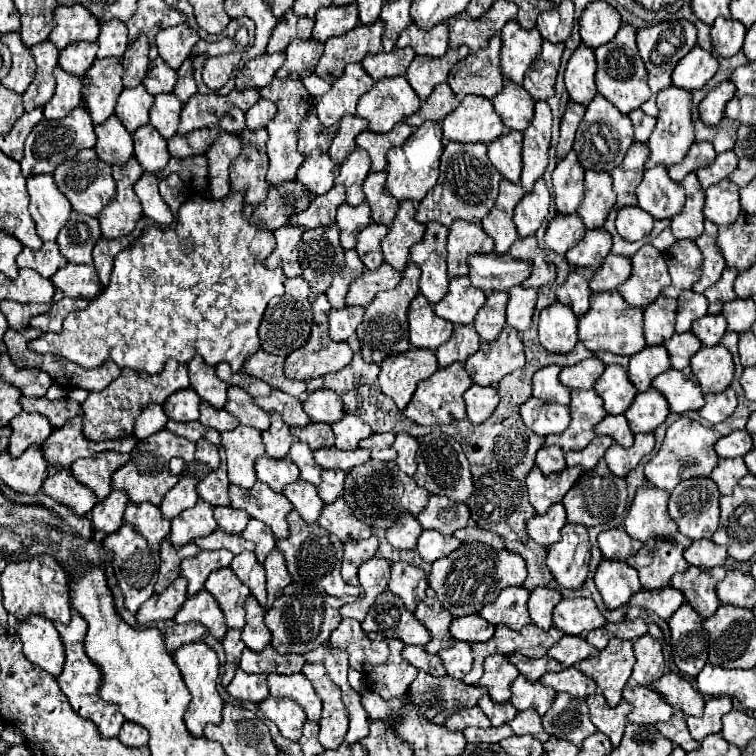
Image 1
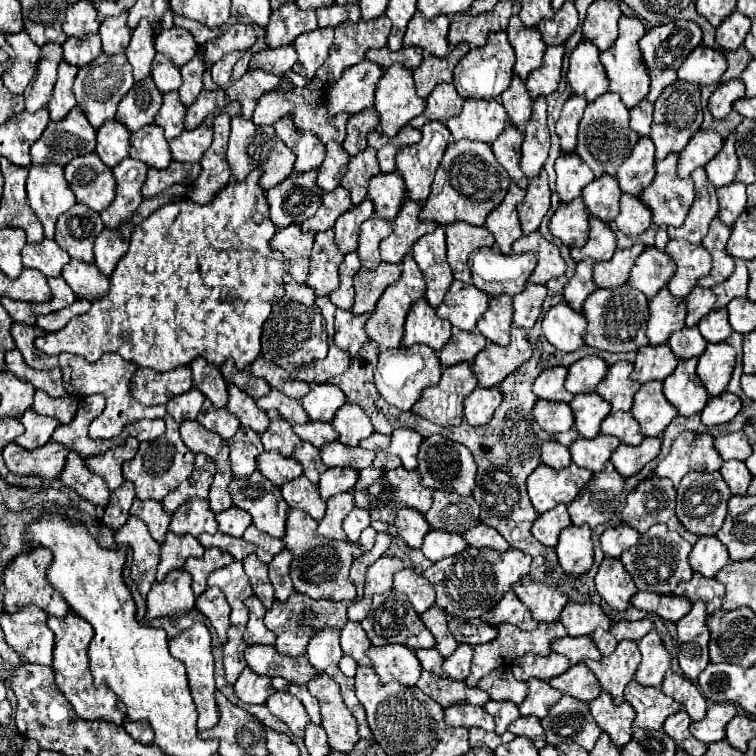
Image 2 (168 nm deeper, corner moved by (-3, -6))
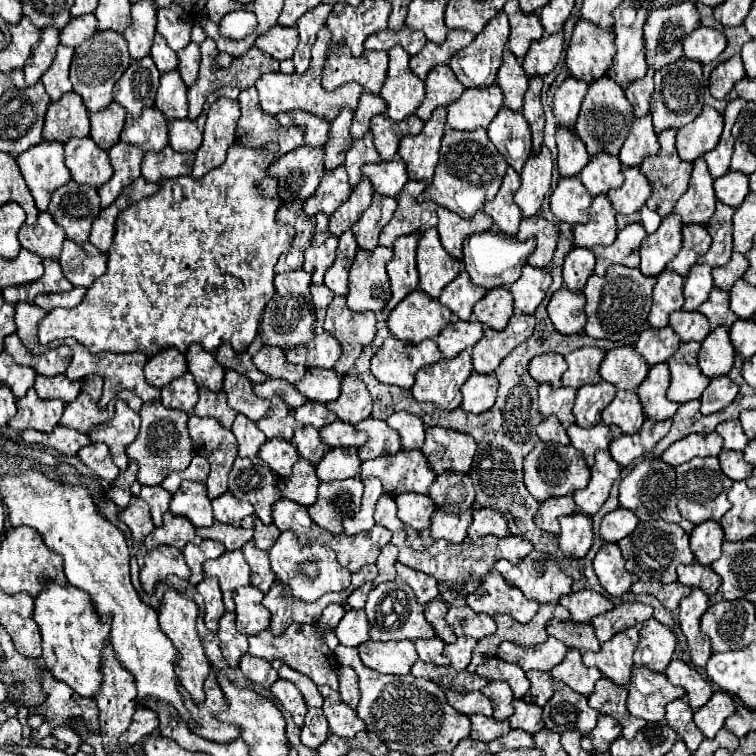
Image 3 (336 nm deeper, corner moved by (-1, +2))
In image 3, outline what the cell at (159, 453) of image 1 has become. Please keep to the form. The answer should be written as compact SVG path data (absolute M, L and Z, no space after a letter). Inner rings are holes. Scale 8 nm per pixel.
M157 400L157 402L143 404L139 416L141 416L141 430L139 430L137 438L129 444L127 456L131 460L137 460L137 464L139 464L137 480L141 484L155 486L155 484L161 484L169 472L185 470L189 466L191 458L195 456L193 442L191 442L191 436L187 430L189 414L185 414L181 410L169 410Z

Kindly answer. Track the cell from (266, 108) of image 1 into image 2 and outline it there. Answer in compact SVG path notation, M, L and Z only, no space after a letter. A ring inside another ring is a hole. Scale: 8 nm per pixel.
M313 80L311 86L307 88L297 88L297 96L295 94L285 94L285 92L277 92L277 90L271 90L267 92L265 96L261 96L257 108L255 108L255 114L253 114L253 122L257 126L269 126L277 120L281 120L283 116L291 115L294 124L301 130L309 130L313 132L321 144L327 144L327 142L337 142L341 144L343 138L345 138L345 126L347 126L347 120L349 116L347 114L339 114L331 120L327 120L327 108L325 108L325 94L323 94L323 84L319 80Z

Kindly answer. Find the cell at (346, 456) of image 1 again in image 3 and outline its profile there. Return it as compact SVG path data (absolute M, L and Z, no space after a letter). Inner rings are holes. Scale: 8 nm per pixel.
M335 420L333 424L327 424L325 428L319 430L321 434L321 440L325 444L329 444L331 448L337 448L337 446L363 446L367 442L367 434L365 432L359 432L355 430L351 424L345 424L341 420Z

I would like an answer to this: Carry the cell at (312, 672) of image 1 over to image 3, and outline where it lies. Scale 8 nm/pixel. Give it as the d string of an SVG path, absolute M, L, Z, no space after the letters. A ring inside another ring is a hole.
M319 686L323 694L323 714L329 722L329 732L341 738L353 738L357 732L365 730L365 724L359 720L357 712L351 710L339 696L339 692L331 690L329 686Z

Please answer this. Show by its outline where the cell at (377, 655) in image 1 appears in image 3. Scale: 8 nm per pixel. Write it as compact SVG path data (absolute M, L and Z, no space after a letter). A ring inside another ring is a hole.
M347 610L335 628L343 646L359 646L369 640L369 622L363 610Z

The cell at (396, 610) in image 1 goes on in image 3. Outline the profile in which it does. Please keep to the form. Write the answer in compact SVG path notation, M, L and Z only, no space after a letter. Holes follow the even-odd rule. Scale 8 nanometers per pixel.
M401 580L383 582L373 588L373 592L367 598L365 614L371 624L371 640L375 642L389 642L389 640L419 640L419 638L433 638L435 630L423 616L423 606L417 604L413 590Z

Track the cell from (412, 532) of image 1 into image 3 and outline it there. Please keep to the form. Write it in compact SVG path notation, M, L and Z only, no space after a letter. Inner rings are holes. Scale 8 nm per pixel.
M403 492L401 496L395 496L395 502L399 506L399 520L403 524L413 526L415 530L429 528L431 514L435 512L435 500L431 496Z

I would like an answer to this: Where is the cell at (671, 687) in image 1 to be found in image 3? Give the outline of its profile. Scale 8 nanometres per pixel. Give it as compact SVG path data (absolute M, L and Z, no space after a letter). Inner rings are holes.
M679 658L671 660L665 674L667 674L671 684L681 686L681 688L687 690L689 706L693 710L699 710L713 694L713 686L703 678L703 674L699 670L695 670L693 666L689 666L687 662L679 660Z

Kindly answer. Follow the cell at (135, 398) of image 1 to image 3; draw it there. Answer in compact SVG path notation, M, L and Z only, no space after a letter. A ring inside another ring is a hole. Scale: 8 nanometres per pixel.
M167 348L159 352L157 356L149 358L145 364L145 378L149 384L157 388L167 386L171 380L183 376L185 372L187 372L185 354L177 352L175 348Z

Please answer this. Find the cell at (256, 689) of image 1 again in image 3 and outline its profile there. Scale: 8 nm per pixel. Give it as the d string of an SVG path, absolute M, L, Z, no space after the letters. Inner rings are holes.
M243 654L241 656L241 664L239 664L241 672L255 684L271 688L271 684L279 678L277 672L271 668L271 664L263 658L253 658L251 654Z

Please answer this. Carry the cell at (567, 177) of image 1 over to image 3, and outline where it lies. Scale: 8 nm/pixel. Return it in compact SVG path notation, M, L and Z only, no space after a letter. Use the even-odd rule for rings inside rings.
M557 126L555 138L557 138L557 150L559 150L559 156L557 156L559 174L577 176L589 160L583 140L579 140L577 132L573 132L569 128L559 128L559 126Z

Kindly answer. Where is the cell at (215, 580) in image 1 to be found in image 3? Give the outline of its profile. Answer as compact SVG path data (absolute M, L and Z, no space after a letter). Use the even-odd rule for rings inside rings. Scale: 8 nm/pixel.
M241 550L235 552L225 552L223 556L209 560L203 564L205 576L215 576L219 580L221 592L223 592L223 602L227 612L235 612L235 602L233 602L233 592L241 586L249 584L249 566L241 554Z

